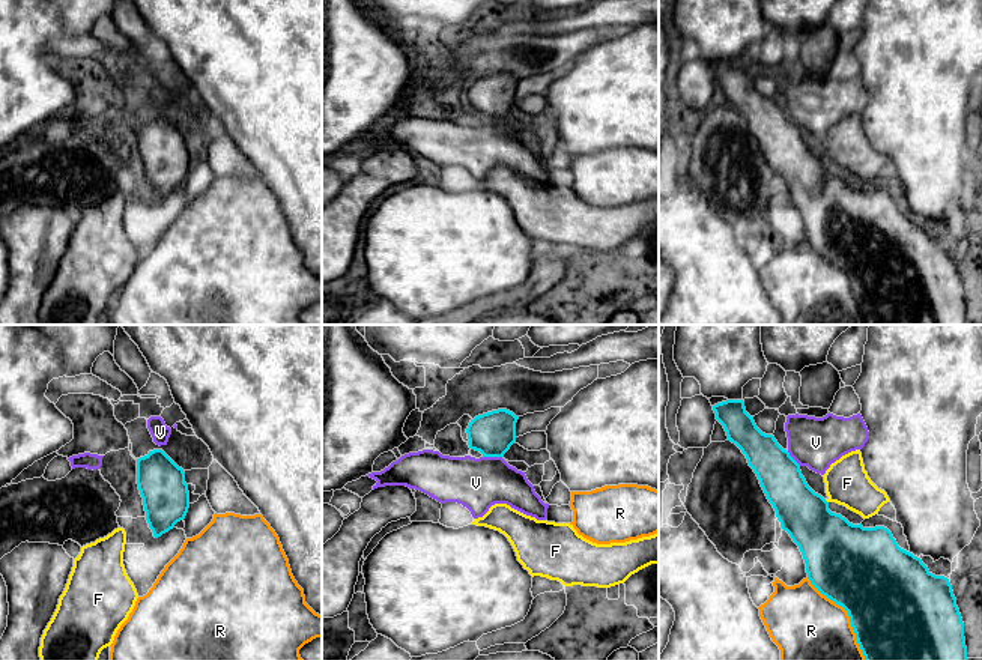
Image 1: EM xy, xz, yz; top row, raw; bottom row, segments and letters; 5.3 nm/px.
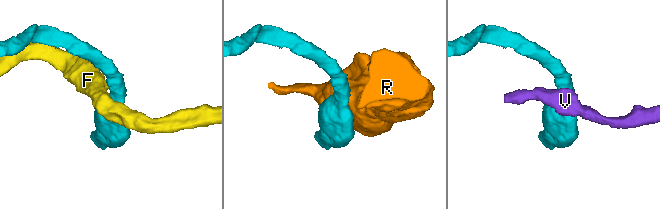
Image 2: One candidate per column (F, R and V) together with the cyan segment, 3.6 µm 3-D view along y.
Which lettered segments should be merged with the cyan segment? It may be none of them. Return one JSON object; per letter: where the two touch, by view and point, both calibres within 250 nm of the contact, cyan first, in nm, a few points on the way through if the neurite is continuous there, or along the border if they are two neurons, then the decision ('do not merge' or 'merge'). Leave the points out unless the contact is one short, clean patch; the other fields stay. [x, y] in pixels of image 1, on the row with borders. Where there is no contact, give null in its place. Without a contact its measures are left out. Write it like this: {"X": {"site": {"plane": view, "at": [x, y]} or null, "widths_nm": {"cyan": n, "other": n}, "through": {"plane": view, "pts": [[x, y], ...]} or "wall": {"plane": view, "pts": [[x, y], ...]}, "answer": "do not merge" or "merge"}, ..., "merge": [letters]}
{"F": {"site": {"plane": "yz", "at": [826, 501]}, "widths_nm": {"cyan": 320, "other": 240}, "answer": "do not merge"}, "R": {"site": {"plane": "yz", "at": [848, 615]}, "widths_nm": {"cyan": 500, "other": 380}, "answer": "do not merge"}, "V": {"site": {"plane": "xz", "at": [492, 456]}, "widths_nm": {"cyan": 240, "other": 280}, "wall": {"plane": "xz", "pts": [[483, 456], [501, 457]]}, "answer": "do not merge"}, "merge": []}

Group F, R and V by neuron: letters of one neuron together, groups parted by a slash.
F V / R

